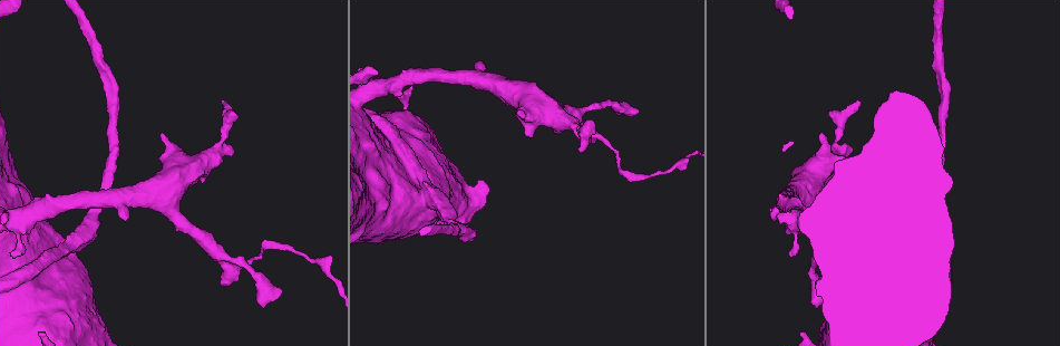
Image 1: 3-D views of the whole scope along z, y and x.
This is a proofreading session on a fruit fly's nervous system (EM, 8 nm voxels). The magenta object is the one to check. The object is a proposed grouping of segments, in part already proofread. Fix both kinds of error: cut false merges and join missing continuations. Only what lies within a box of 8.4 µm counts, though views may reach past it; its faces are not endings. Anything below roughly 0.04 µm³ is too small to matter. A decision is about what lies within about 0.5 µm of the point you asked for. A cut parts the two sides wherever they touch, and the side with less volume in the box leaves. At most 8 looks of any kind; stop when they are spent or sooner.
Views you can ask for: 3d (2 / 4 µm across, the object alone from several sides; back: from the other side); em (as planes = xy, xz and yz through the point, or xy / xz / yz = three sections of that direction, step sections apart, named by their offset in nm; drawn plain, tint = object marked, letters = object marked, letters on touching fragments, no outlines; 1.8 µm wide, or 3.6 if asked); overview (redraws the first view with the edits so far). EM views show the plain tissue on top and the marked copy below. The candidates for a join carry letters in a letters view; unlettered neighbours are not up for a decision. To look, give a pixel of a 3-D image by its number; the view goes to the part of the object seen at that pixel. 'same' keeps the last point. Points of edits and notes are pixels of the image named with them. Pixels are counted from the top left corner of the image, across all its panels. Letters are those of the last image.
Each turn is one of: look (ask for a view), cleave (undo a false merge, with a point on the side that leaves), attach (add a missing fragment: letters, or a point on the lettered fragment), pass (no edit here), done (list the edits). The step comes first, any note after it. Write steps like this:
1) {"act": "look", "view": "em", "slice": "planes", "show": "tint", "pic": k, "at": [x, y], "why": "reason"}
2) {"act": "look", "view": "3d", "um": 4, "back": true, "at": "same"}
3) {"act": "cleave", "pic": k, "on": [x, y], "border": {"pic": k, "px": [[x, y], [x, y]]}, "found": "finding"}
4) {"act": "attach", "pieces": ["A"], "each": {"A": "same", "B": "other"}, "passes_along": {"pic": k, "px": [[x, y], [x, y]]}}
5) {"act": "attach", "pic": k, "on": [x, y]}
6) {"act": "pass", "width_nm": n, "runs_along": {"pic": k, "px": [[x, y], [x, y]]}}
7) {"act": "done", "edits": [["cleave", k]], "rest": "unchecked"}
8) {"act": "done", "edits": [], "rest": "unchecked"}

{"act": "look", "view": "3d", "um": 4, "pic": 1, "at": [482, 61], "why": "stops while still wide"}

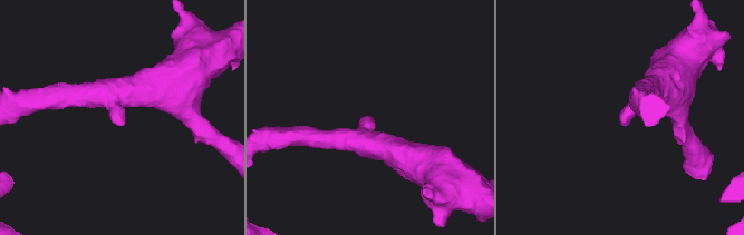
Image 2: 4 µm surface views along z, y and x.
{"act": "look", "view": "em", "slice": "planes", "show": "letters", "pic": 2, "at": [370, 116]}

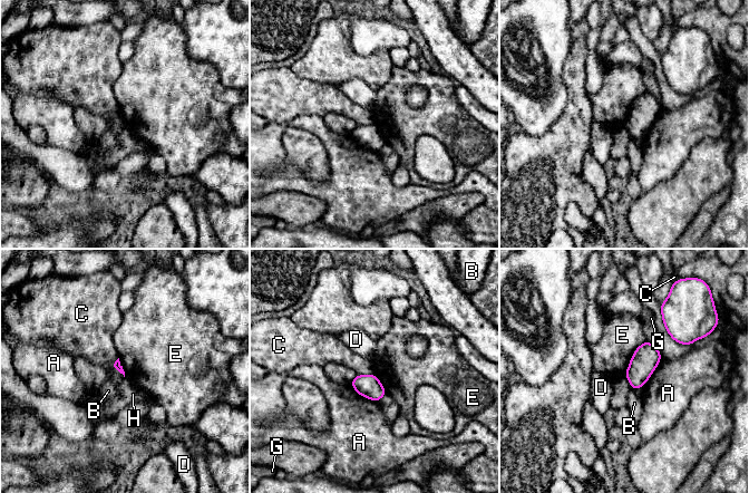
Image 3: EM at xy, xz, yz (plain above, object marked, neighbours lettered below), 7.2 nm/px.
{"act": "pass", "each": {"A": "other", "B": "other", "C": "other", "D": "other", "E": "other", "G": "other", "H": "other"}, "border": {"pic": 3, "px": [[647, 340], [633, 353], [624, 377]]}, "found": "none of them fits"}

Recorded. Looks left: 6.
{"act": "look", "view": "3d", "um": 2, "pic": 1, "at": [223, 101], "why": "an open end"}

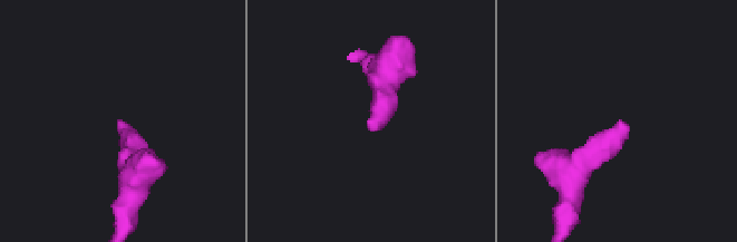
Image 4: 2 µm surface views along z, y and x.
{"act": "look", "view": "em", "slice": "planes", "show": "letters", "pic": 4, "at": [122, 125]}

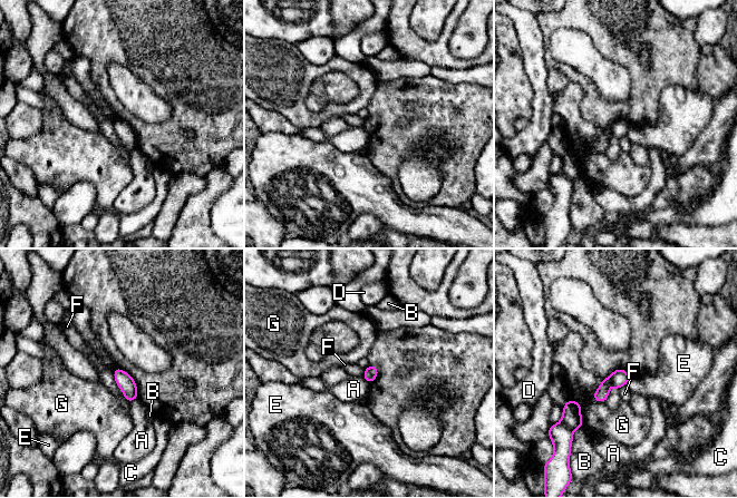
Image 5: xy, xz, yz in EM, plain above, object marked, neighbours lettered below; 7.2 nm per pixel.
{"act": "pass", "each": {"A": "other", "B": "other", "C": "other", "D": "other", "E": "other", "F": "other", "G": "other"}, "border": {"pic": 5, "px": [[113, 371], [115, 383], [126, 399]]}, "found": "no lettered fragment goes on from it"}

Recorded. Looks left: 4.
{"act": "look", "view": "em", "slice": "planes", "show": "tint", "pic": 1, "at": [803, 333]}

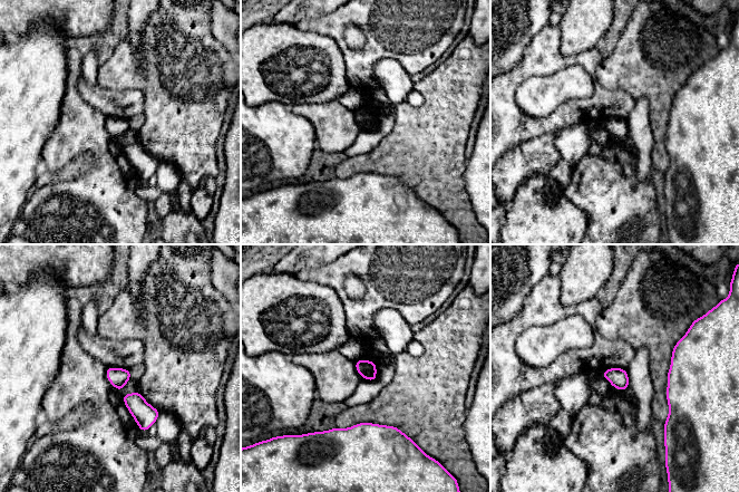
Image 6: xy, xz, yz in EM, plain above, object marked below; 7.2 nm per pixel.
{"act": "look", "view": "em", "slice": "planes", "show": "letters", "at": "same", "why": "see the neighbours"}

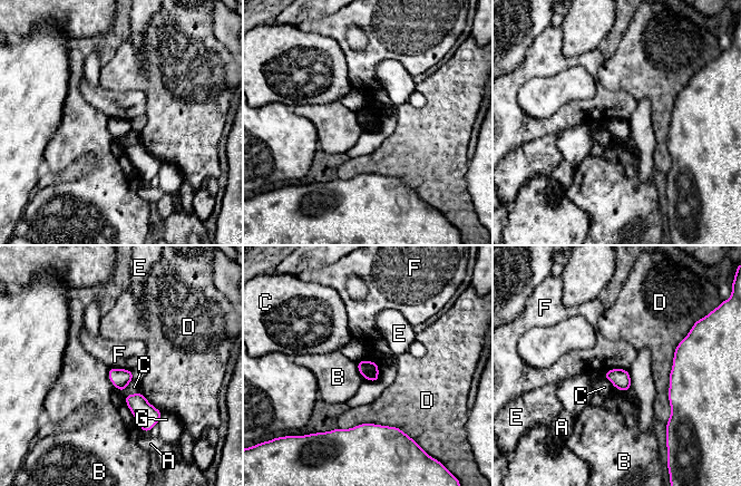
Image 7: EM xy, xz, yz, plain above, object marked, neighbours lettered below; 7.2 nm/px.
{"act": "pass", "each": {"A": "other", "B": "other", "C": "other", "D": "other", "E": "other", "F": "other", "G": "other"}, "border": {"pic": 7, "px": [[363, 359], [378, 366], [379, 380]]}, "found": "none of them fits"}

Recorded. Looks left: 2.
{"act": "done", "edits": [], "rest": "unchecked"}

